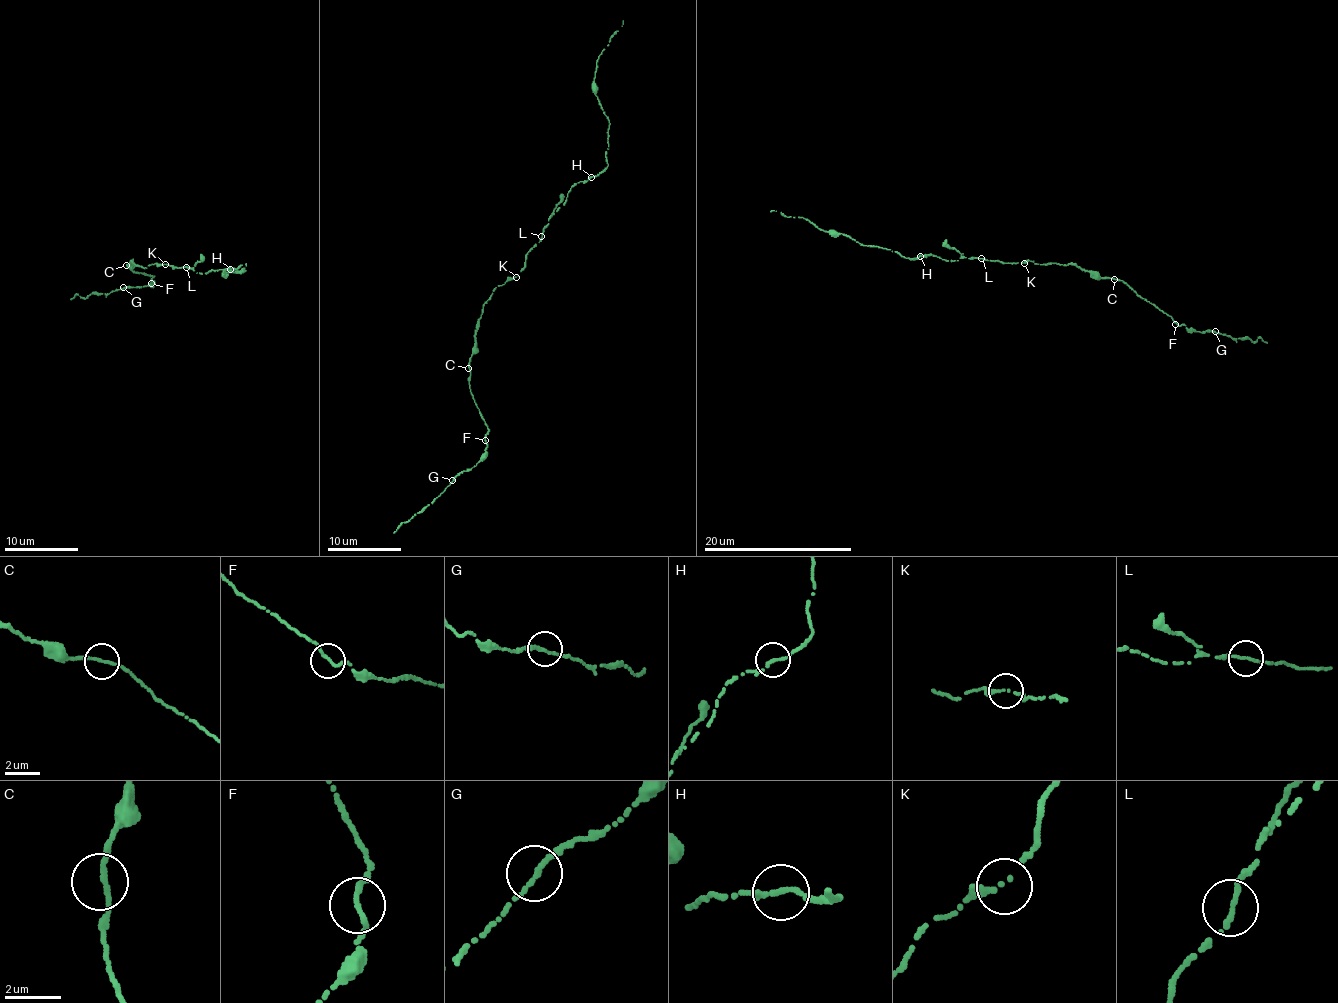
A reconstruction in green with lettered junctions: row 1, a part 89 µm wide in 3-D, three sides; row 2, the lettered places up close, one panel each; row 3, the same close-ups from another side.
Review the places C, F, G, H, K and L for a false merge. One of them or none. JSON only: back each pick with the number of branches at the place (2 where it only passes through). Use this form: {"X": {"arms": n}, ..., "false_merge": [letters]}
{"false_merge": []}

